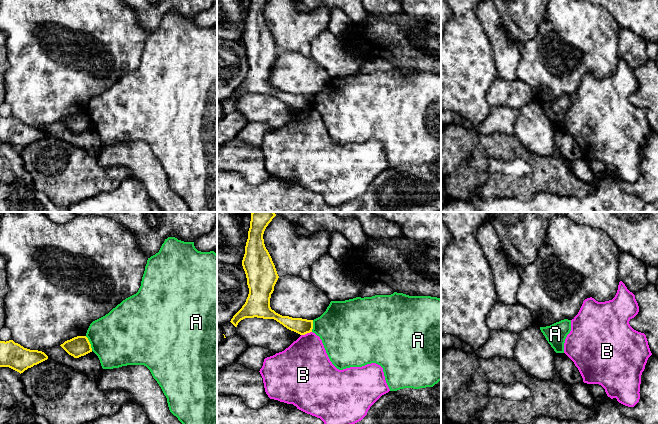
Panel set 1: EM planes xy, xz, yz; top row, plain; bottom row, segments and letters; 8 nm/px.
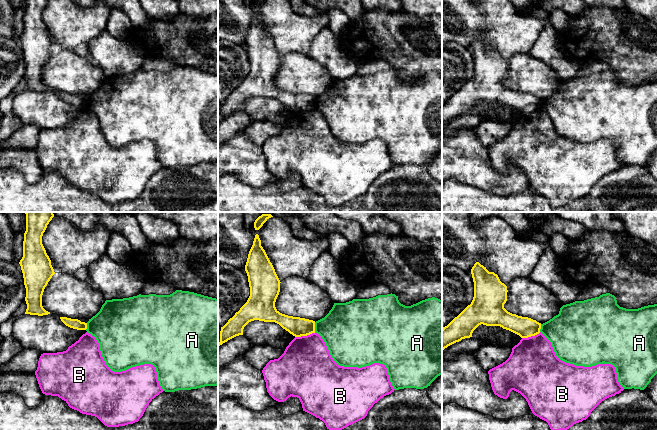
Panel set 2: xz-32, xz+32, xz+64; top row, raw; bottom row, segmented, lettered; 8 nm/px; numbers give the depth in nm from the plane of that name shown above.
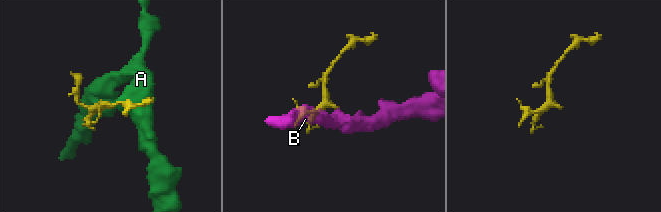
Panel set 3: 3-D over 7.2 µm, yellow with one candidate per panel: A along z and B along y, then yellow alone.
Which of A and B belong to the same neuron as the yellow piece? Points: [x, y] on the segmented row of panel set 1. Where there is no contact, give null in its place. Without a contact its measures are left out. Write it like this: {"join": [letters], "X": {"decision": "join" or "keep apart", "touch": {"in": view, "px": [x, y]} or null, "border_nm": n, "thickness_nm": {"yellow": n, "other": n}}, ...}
{"join": [], "A": {"decision": "keep apart", "touch": {"in": "xy", "px": [89, 343]}, "border_nm": 130, "thickness_nm": {"yellow": 160, "other": 440}}, "B": {"decision": "keep apart", "touch": {"in": "xz", "px": [306, 333]}, "border_nm": 90, "thickness_nm": {"yellow": 130, "other": 380}}}

